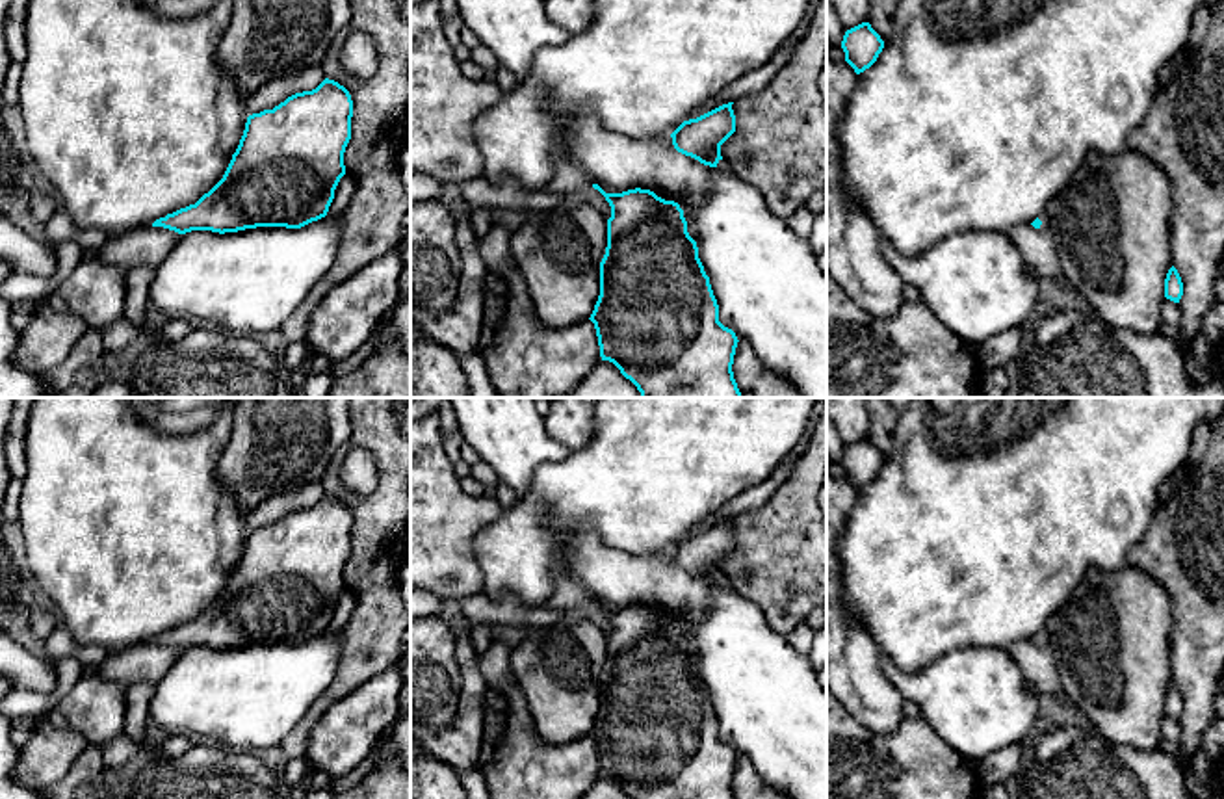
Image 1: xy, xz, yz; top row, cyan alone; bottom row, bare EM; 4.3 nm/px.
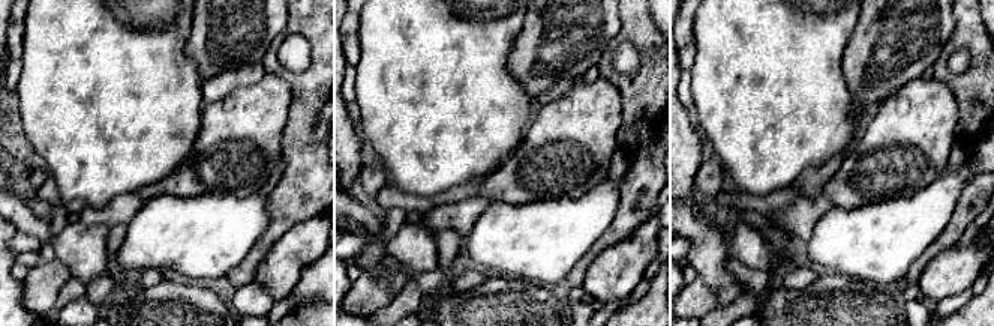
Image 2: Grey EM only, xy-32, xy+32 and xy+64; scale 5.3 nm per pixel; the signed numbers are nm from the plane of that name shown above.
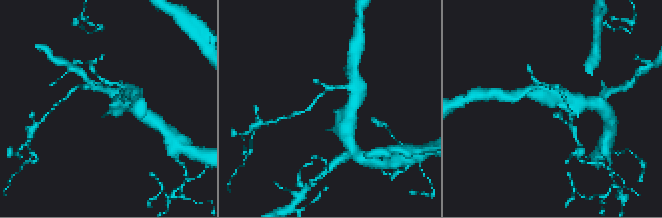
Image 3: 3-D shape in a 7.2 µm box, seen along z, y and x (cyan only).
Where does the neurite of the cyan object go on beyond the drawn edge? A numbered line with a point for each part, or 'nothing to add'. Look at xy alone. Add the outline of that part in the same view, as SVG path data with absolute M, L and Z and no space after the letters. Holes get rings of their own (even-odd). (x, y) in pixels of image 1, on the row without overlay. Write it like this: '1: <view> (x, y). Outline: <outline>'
nothing to add

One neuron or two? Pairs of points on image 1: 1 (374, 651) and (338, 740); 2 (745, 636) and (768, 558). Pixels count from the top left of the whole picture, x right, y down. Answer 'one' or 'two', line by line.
1: two
2: two

